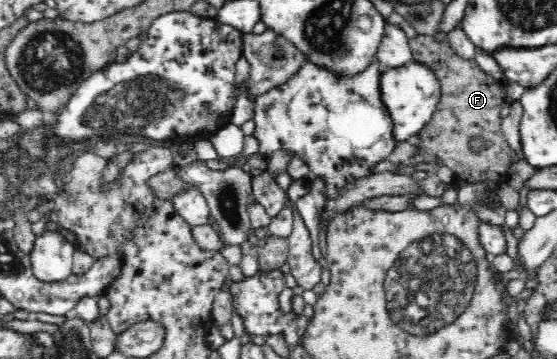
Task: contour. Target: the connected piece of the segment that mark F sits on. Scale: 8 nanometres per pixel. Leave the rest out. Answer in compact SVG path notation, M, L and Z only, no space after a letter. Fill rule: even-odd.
M417 34L409 38L414 62L423 64L434 71L440 84L440 97L431 120L419 133L421 154L435 156L441 164L449 167L461 180L473 183L485 179L499 180L506 176L511 166L511 147L502 134L501 110L509 98L503 86L492 75L486 74L475 61L461 58L448 40L437 40L433 35ZM479 136L485 142L485 149L479 154L469 151L469 140Z

